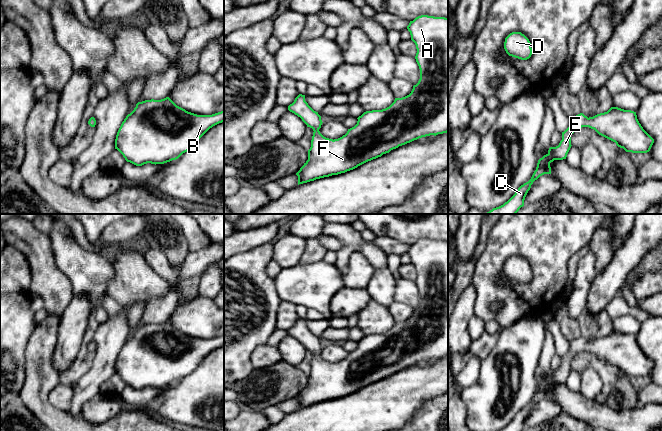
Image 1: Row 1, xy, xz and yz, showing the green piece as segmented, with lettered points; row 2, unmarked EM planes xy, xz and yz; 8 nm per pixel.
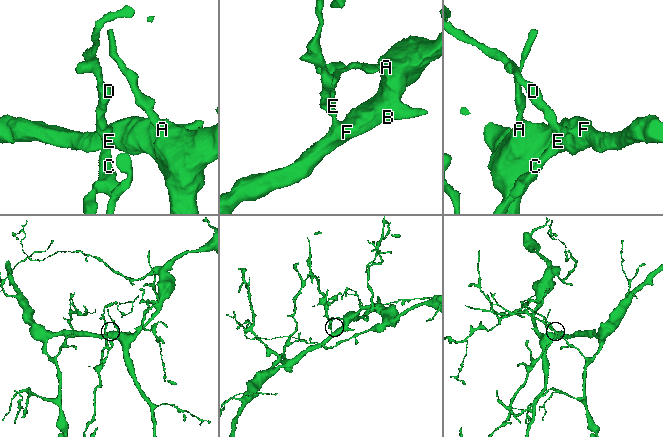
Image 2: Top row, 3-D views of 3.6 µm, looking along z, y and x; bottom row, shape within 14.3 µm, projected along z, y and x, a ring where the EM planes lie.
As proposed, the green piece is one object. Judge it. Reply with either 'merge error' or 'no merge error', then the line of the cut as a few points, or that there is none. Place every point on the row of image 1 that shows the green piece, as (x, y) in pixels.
no merge error; no cut

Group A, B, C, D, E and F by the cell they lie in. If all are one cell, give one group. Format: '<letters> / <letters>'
A B C D E F

